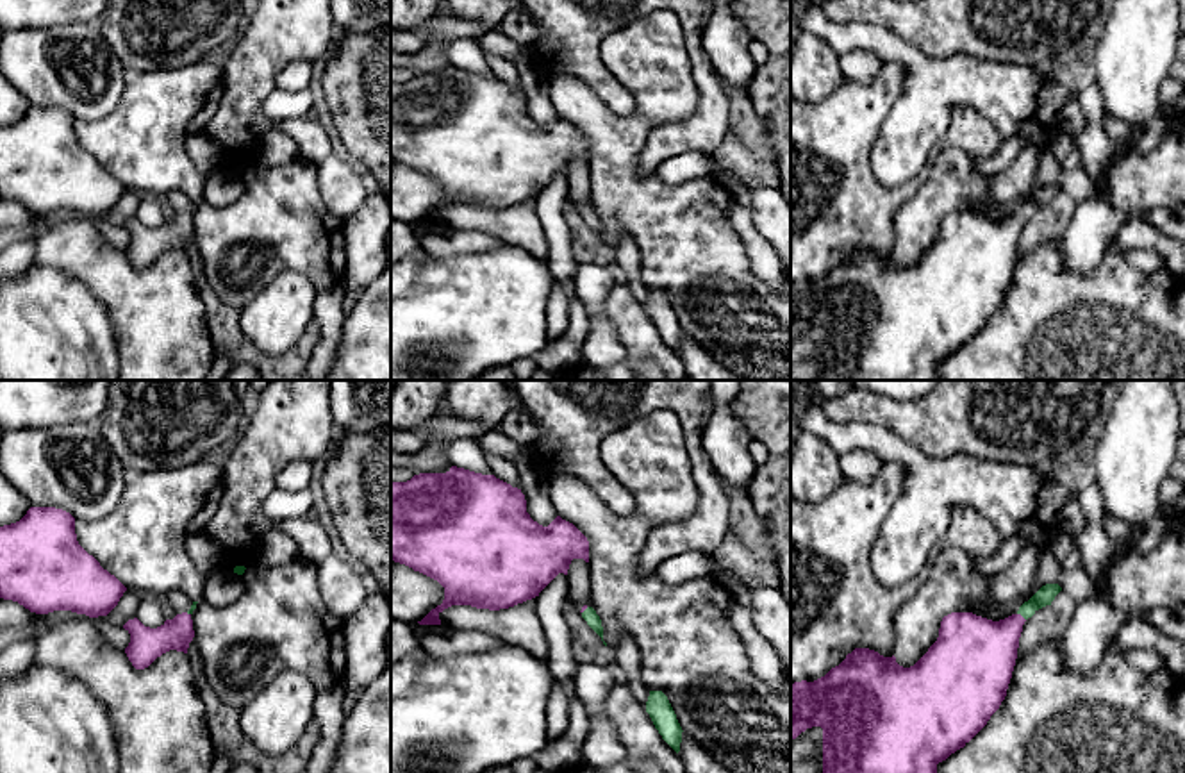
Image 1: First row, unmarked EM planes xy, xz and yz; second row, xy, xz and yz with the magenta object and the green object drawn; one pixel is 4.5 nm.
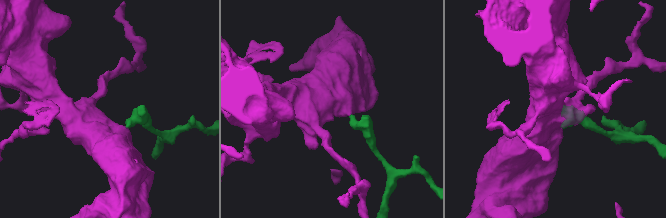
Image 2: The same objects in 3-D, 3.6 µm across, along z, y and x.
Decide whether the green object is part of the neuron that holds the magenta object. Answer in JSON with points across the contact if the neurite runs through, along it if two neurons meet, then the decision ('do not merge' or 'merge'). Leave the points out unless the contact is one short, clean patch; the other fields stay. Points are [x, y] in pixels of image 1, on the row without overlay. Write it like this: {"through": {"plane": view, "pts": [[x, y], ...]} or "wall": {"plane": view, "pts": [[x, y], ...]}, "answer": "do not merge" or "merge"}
{"through": {"plane": "yz", "pts": [[980, 254], [1021, 216], [1046, 193]]}, "answer": "merge"}

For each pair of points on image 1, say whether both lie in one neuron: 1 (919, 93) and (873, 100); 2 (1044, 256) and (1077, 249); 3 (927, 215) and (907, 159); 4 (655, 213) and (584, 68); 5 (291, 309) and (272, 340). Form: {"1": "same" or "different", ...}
{"1": "different", "2": "different", "3": "different", "4": "different", "5": "same"}

